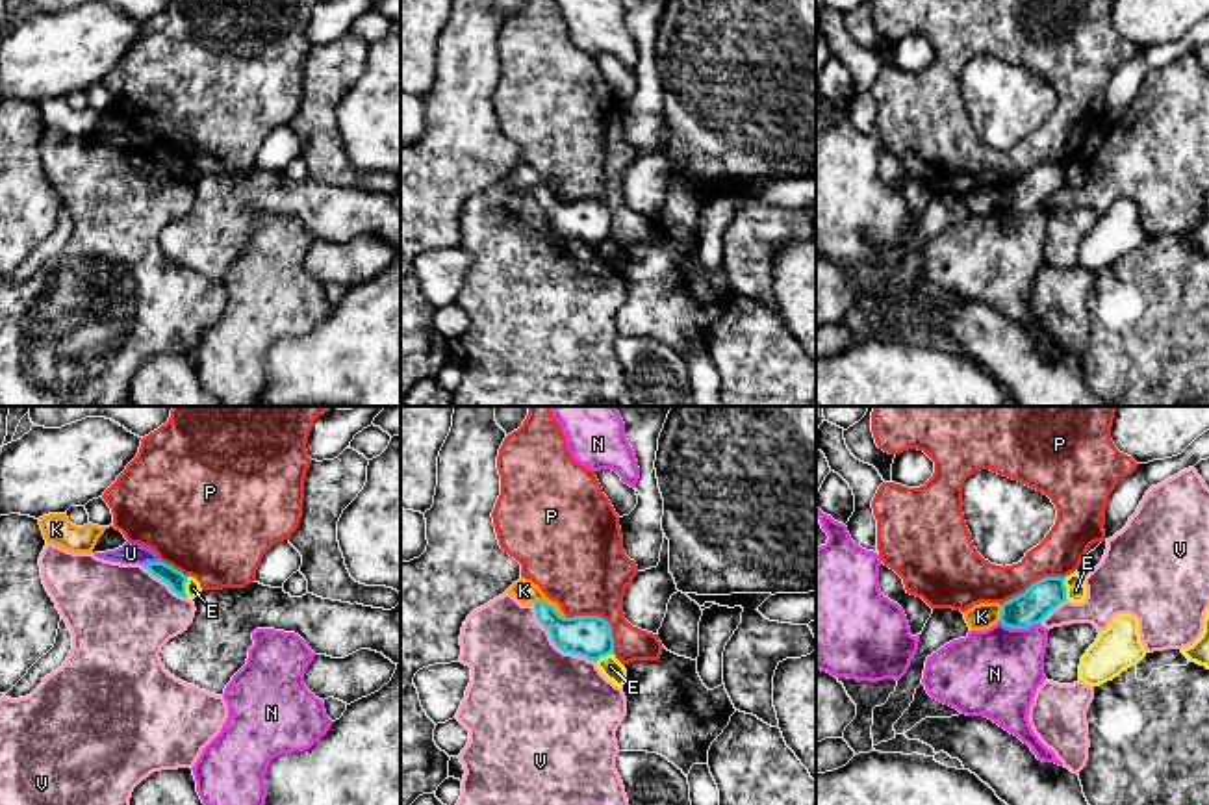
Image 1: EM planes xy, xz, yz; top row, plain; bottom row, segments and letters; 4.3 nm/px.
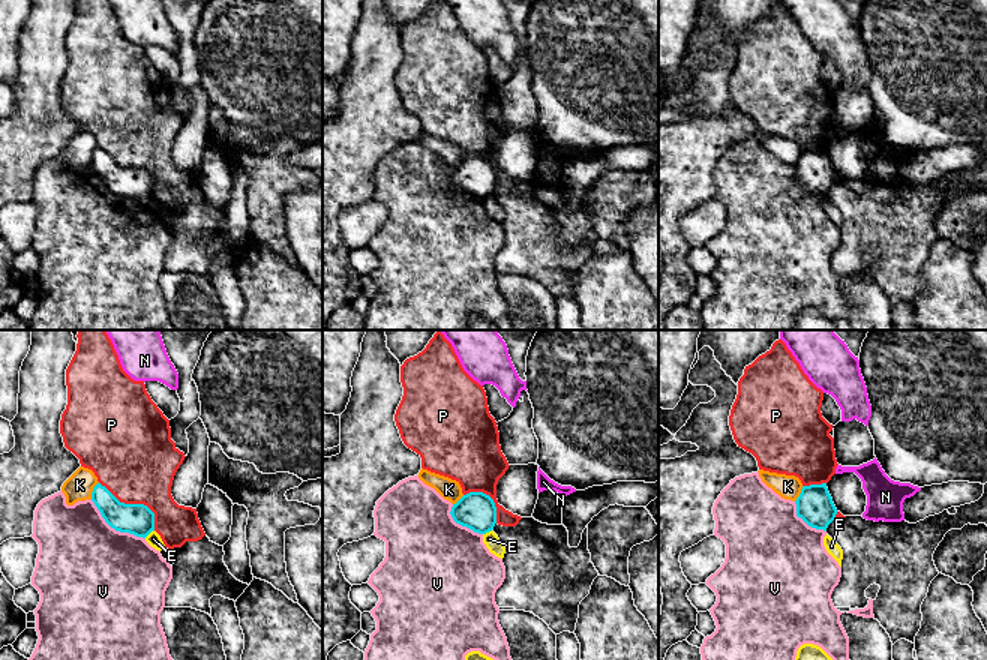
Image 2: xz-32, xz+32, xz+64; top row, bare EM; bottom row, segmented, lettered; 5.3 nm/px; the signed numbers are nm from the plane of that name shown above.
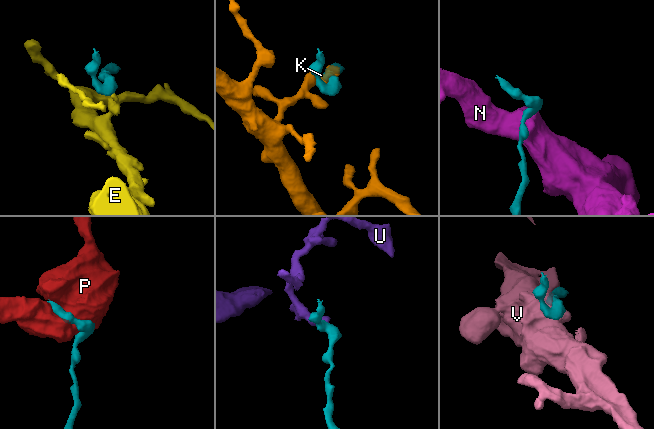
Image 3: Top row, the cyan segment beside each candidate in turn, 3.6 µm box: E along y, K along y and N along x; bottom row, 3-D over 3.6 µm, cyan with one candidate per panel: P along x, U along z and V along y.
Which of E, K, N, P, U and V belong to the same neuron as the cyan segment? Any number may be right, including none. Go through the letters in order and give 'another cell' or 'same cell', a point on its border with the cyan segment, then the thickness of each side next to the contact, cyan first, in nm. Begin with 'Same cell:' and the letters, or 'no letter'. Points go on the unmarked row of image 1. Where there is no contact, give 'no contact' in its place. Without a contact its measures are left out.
Same cell: no letter
E: another cell; contact yz (1065, 173); calibres 150 and 90 nm
K: another cell; contact xz (549, 190); calibres 180 and 100 nm
N: another cell; contact yz (1020, 212); calibres 150 and 380 nm
P: another cell; contact xz (601, 203); calibres 180 and 380 nm
U: another cell; contact xy (149, 147); calibres 80 and 100 nm
V: another cell; contact xz (555, 229); calibres 180 and 480 nm

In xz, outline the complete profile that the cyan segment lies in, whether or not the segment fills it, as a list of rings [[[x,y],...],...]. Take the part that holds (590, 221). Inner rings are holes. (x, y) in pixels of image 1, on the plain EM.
[[[547,185],[534,187],[538,206],[549,215],[553,228],[564,237],[573,237],[597,247],[614,237],[612,211],[599,200],[560,200]]]

